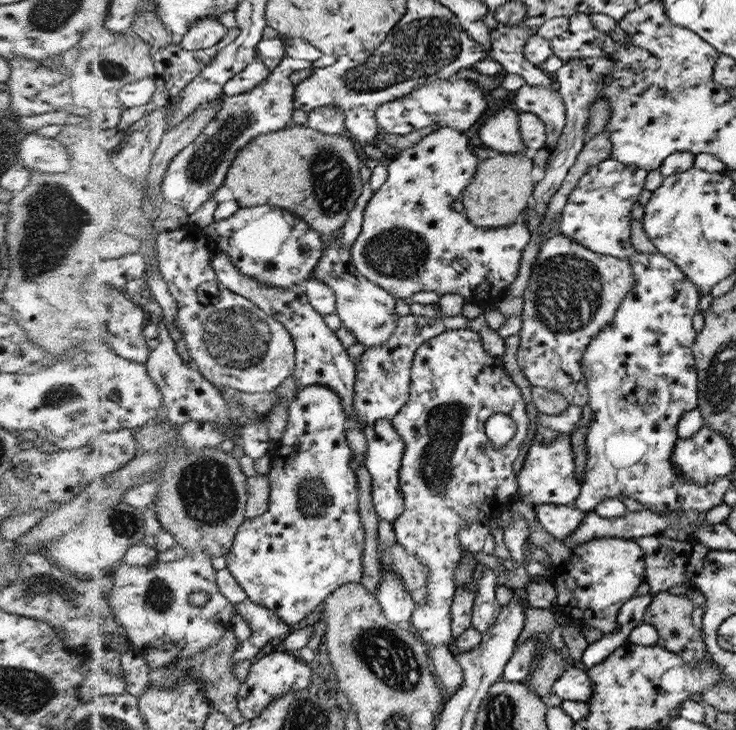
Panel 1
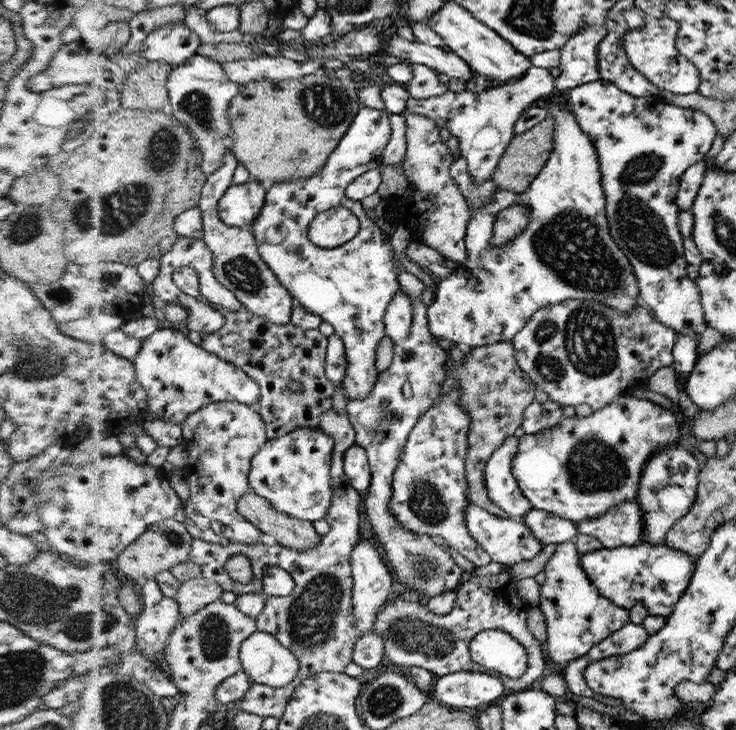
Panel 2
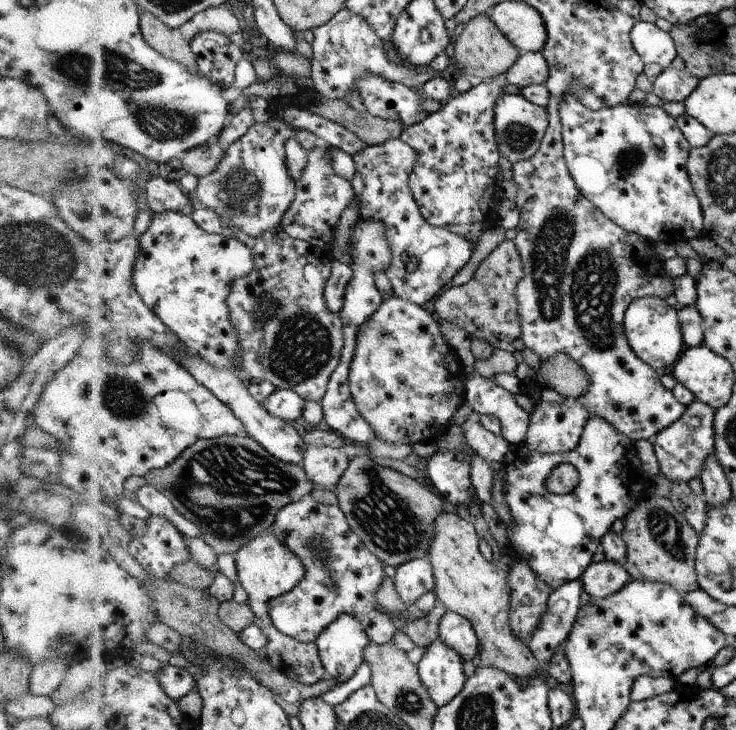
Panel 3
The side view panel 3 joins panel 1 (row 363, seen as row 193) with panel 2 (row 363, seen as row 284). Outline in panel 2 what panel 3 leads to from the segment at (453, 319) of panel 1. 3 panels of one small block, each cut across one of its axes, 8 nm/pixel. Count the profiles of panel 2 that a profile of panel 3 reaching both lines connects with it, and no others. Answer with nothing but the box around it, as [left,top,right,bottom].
[346,254,462,602]

